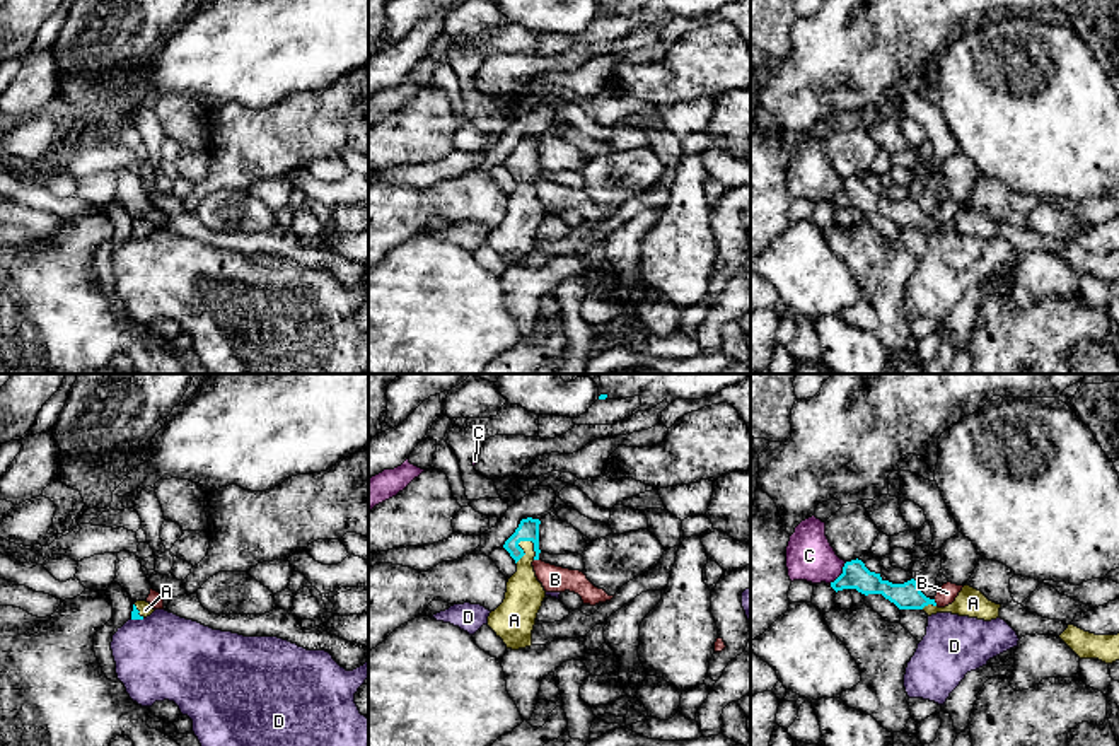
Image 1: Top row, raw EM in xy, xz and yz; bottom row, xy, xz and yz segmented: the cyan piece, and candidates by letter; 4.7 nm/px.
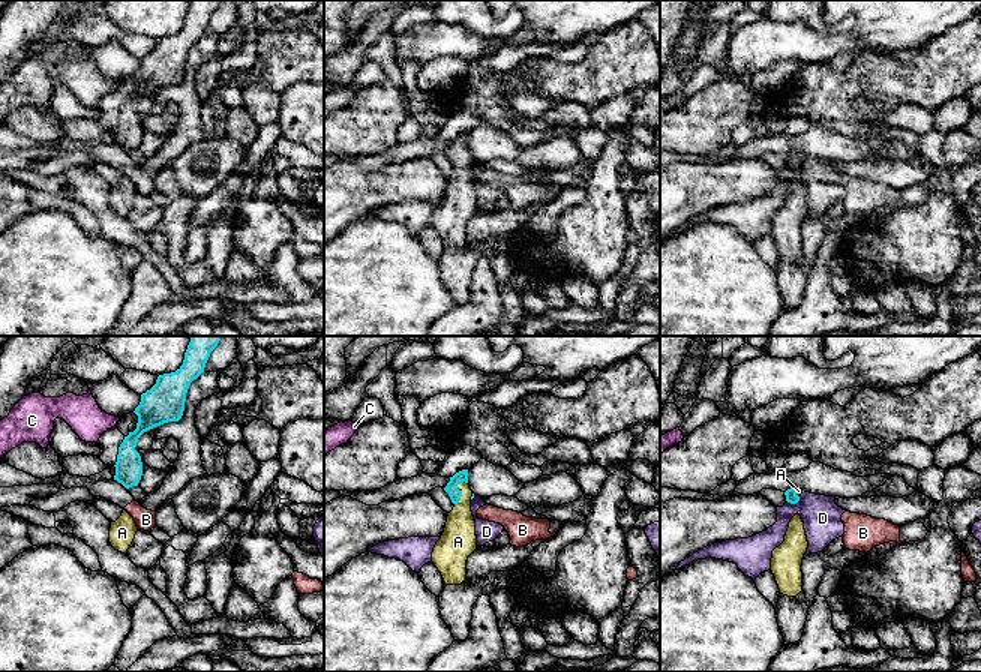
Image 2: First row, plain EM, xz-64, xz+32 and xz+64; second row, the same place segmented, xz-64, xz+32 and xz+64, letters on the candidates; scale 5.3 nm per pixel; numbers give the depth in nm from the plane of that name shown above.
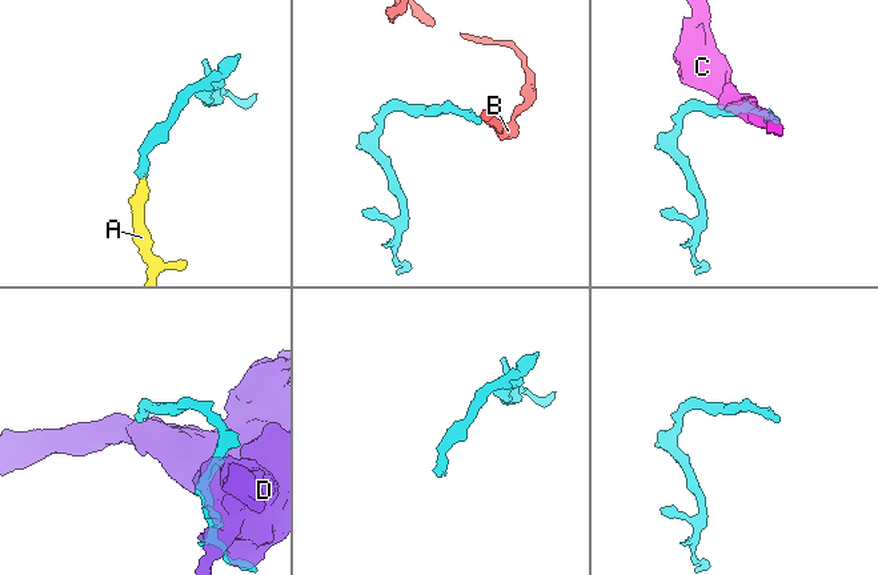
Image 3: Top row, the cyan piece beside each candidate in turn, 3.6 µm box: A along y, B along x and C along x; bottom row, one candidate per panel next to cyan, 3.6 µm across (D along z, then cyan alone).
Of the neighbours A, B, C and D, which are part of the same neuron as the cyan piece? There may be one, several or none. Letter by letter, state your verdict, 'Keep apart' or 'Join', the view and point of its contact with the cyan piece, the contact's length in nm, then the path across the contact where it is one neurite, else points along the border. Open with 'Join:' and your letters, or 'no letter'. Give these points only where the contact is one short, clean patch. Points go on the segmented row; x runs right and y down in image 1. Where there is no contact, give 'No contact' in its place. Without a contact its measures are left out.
Join: A
A: Join. Touches cyan at xz (519, 547). Shared border 130 nm. Path across: xz (527, 530), (519, 547), (524, 596)
B: Keep apart. Touches cyan at yz (935, 603). Shared border 40 nm. Boundary: yz (933, 600), (937, 605)
C: Keep apart. Touches cyan at yz (841, 574). Shared border 130 nm
D: Keep apart. Touches cyan at xy (137, 618). Shared border 60 nm

